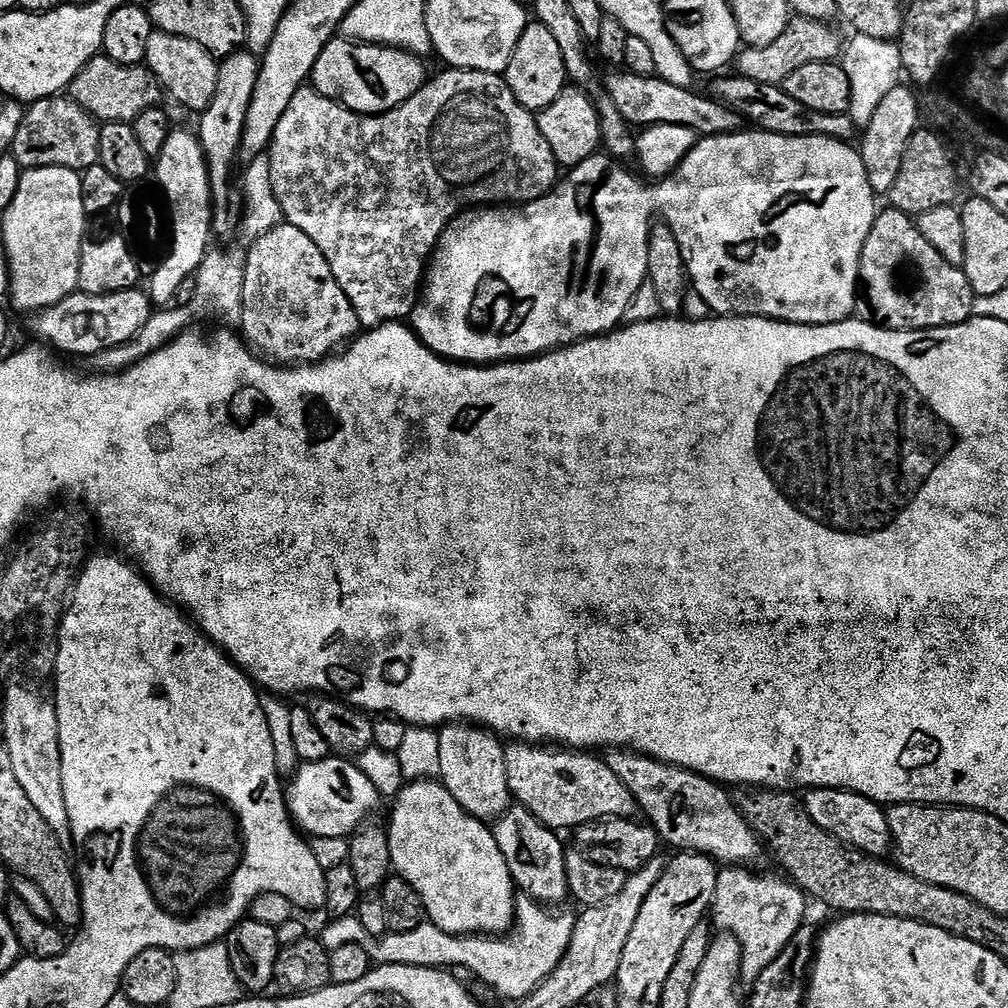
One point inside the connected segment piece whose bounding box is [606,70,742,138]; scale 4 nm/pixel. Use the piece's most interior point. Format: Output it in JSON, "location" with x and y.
{"location":[647,101]}

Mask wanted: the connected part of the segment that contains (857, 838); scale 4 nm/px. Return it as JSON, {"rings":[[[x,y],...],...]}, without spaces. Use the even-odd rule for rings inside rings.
{"rings":[[[814,788],[805,791],[802,799],[812,821],[848,847],[877,858],[883,857],[884,851],[892,848],[888,813],[870,798],[860,796],[857,792],[846,792],[842,788]]]}

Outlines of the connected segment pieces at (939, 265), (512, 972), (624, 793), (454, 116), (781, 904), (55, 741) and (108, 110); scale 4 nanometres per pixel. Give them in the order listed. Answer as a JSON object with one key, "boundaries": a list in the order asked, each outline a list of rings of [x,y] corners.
{"boundaries":[[[[891,206],[877,211],[874,226],[870,226],[870,234],[866,238],[866,246],[862,246],[862,258],[860,259],[860,284],[862,285],[862,316],[869,324],[876,325],[877,328],[889,328],[895,332],[921,332],[927,328],[949,328],[955,324],[961,324],[972,319],[972,301],[974,293],[970,282],[966,278],[963,268],[958,266],[950,266],[950,262],[946,262],[946,258],[942,258],[942,254],[938,254],[938,250],[934,250],[934,246],[930,246],[930,242],[926,242],[926,238],[922,238],[922,230],[918,230],[915,219],[900,212]]],[[[520,898],[516,901],[516,923],[510,938],[499,936],[452,936],[446,930],[426,922],[418,930],[403,933],[403,963],[419,968],[457,970],[465,968],[481,976],[494,991],[508,1000],[525,1000],[540,983],[562,962],[574,934],[576,916],[573,913],[549,910],[535,900]]],[[[512,742],[505,747],[506,782],[515,803],[530,810],[538,822],[548,828],[575,830],[581,824],[607,820],[609,816],[637,815],[636,799],[622,786],[622,778],[610,770],[607,759],[584,750],[553,750],[523,742]]],[[[454,67],[444,71],[448,72],[441,76],[433,75],[424,83],[422,90],[402,102],[402,106],[383,112],[380,116],[361,116],[360,113],[343,108],[338,102],[318,94],[311,86],[302,87],[298,94],[294,94],[294,98],[290,98],[290,106],[286,106],[286,114],[282,114],[282,122],[278,122],[278,130],[274,130],[272,135],[272,146],[266,153],[270,158],[270,182],[274,182],[274,194],[278,198],[278,206],[282,206],[285,221],[302,230],[302,234],[306,234],[322,251],[326,262],[330,262],[330,270],[334,270],[334,278],[338,278],[338,286],[342,286],[346,298],[350,298],[365,329],[404,322],[411,317],[421,295],[426,269],[436,250],[436,243],[455,216],[473,206],[529,204],[552,191],[560,178],[559,164],[549,142],[536,124],[536,116],[523,108],[518,98],[514,98],[503,75]]],[[[744,866],[721,867],[718,874],[718,886],[714,886],[710,909],[711,919],[716,919],[715,927],[717,929],[720,927],[721,933],[733,936],[740,943],[739,979],[745,982],[756,980],[758,974],[762,974],[762,970],[766,970],[766,966],[770,966],[770,962],[774,962],[774,958],[778,958],[778,954],[786,950],[786,942],[790,942],[790,938],[794,938],[794,934],[798,934],[800,927],[806,923],[807,916],[804,915],[808,912],[809,904],[805,893],[787,879],[784,881],[776,876],[759,876],[758,873],[752,871],[756,870],[749,870]]],[[[12,684],[8,688],[8,693],[4,696],[4,708],[2,715],[6,718],[6,730],[2,733],[3,747],[8,749],[10,754],[10,762],[14,766],[14,775],[18,777],[18,783],[22,785],[22,790],[26,790],[30,803],[38,810],[38,814],[42,814],[42,818],[46,818],[46,826],[50,826],[50,830],[54,830],[54,834],[60,839],[60,845],[66,850],[72,848],[72,831],[70,830],[70,814],[66,814],[66,794],[62,794],[62,754],[60,753],[60,739],[58,738],[58,714],[56,713],[56,705],[51,699],[48,700],[36,688],[31,688],[28,684]]],[[[95,56],[90,62],[86,62],[84,69],[74,78],[70,89],[70,98],[82,110],[86,110],[101,125],[106,124],[131,124],[142,114],[142,110],[150,110],[161,103],[162,89],[156,75],[144,64],[119,64],[114,62],[109,56]]]]}

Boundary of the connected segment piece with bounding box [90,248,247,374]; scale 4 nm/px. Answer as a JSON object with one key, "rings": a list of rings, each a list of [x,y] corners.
{"rings":[[[209,249],[204,256],[199,270],[196,272],[197,293],[189,306],[159,309],[147,320],[142,328],[128,343],[120,347],[107,348],[97,356],[91,357],[93,371],[102,374],[115,374],[131,368],[142,358],[157,352],[162,346],[168,344],[174,337],[187,331],[197,322],[204,322],[206,318],[212,318],[226,326],[238,326],[242,316],[242,289],[245,281],[245,258],[247,251],[240,250],[216,250]]]}

